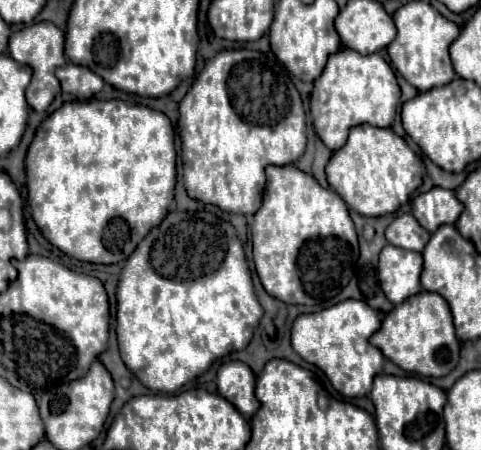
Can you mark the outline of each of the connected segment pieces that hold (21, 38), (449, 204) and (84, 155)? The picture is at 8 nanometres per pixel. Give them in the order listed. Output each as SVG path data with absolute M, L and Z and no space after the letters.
M38 22L32 26L26 26L18 32L14 32L10 36L10 44L8 44L8 54L18 60L20 64L26 64L34 70L32 74L32 82L26 88L26 100L30 104L30 108L34 108L36 112L44 112L50 102L54 100L54 94L60 92L60 82L54 74L54 70L58 66L66 64L66 56L64 56L64 32L54 26L52 22Z
M434 186L412 200L412 214L428 232L434 232L442 224L456 224L462 214L462 202L452 190Z
M124 100L66 102L36 130L26 154L26 182L32 218L50 244L72 258L94 264L114 264L126 260L150 228L162 222L174 198L174 128L162 112L148 106L126 104Z

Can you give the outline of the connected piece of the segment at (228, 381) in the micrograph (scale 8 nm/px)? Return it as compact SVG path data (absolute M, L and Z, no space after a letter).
M232 360L220 366L218 370L218 394L226 398L230 404L238 408L240 414L250 418L258 408L260 402L254 396L254 372L248 368L248 364L240 360Z

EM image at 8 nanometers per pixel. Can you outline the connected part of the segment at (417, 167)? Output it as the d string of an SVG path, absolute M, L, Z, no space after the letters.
M360 124L350 130L348 142L336 150L326 166L328 184L340 198L362 216L392 214L422 184L424 164L392 128Z

